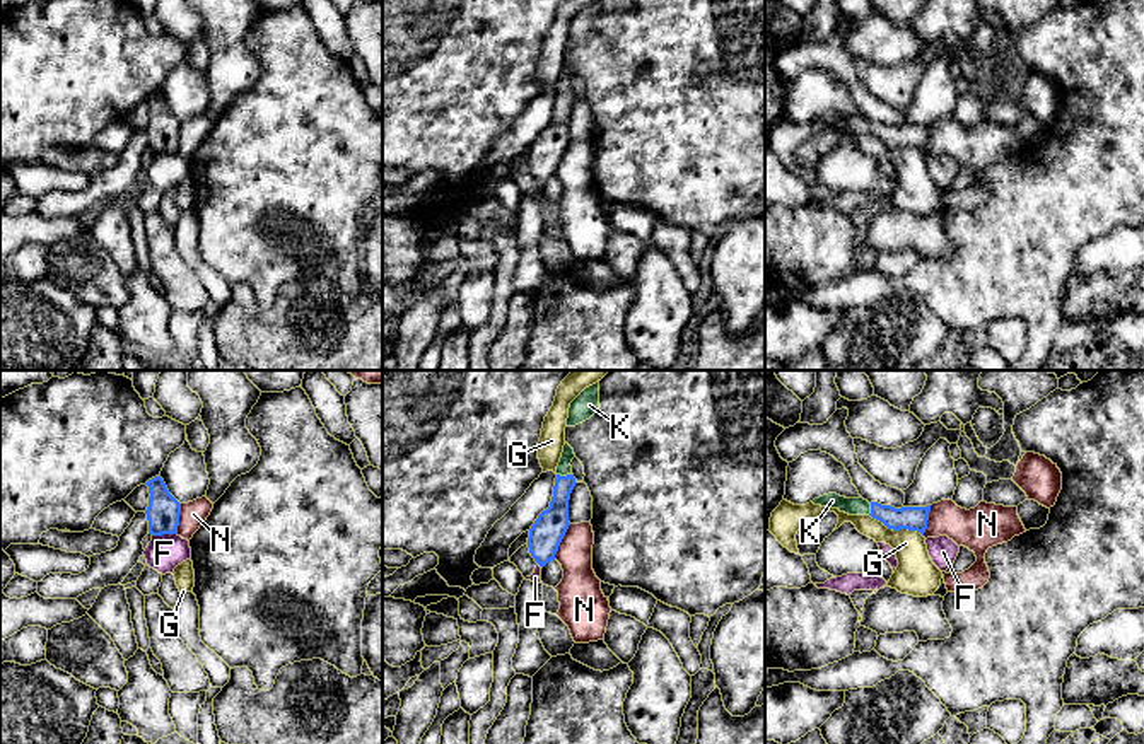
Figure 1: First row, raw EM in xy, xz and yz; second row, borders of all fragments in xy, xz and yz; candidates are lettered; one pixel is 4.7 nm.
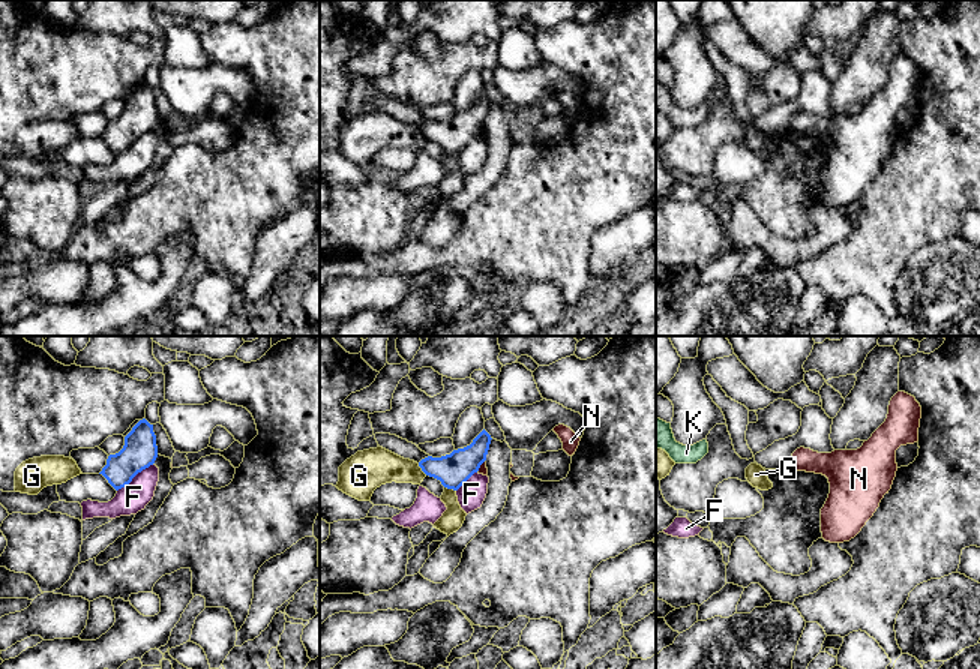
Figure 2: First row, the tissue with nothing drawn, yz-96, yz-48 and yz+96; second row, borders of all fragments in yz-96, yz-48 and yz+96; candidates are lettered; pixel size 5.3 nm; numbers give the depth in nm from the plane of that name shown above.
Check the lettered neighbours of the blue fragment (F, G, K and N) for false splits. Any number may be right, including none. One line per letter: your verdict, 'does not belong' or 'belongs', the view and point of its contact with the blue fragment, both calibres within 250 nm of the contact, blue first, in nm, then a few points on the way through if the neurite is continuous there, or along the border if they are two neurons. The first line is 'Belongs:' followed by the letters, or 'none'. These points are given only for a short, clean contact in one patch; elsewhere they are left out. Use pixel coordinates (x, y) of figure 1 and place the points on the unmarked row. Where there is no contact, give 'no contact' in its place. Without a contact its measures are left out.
Belongs: K
F: does not belong; meets blue in xy at (164, 151); 160 nm thick on the blue side, 170 nm on the other; border along xy (176, 151), (152, 154)
G: does not belong; meets blue in yz at (897, 147); 110 nm thick on the blue side, 190 nm on the other; border along yz (869, 132), (888, 145), (916, 147), (922, 154)
K: belongs; meets blue in xz at (564, 94); 150 nm thick on the blue side, 70 nm on the other; runs through xz (552, 142), (559, 128), (564, 94), (564, 86)
N: does not belong; meets blue in xz at (560, 159); 160 nm thick on the blue side, 200 nm on the other; border along xz (571, 142), (554, 176)

